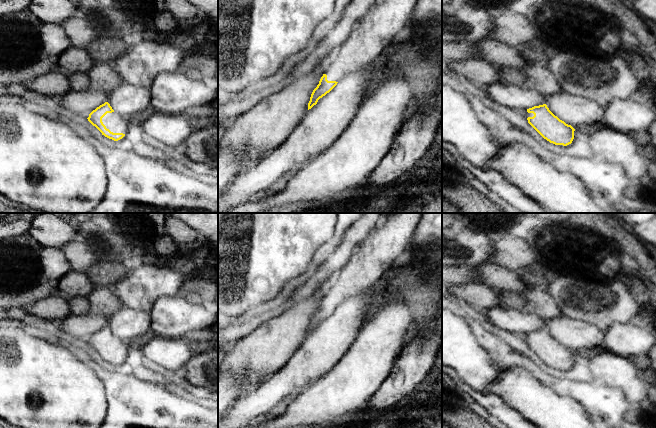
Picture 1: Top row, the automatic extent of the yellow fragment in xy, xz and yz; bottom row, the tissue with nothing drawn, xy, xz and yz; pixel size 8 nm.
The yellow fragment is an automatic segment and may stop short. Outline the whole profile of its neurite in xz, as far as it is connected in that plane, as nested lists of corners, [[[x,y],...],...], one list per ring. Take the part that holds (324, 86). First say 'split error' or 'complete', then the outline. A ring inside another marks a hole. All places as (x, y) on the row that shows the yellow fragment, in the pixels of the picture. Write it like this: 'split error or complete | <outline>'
split error | [[[383,0],[374,3],[328,62],[319,84],[311,94],[308,110],[348,74],[365,65],[379,63],[385,48],[411,22],[417,2]]]

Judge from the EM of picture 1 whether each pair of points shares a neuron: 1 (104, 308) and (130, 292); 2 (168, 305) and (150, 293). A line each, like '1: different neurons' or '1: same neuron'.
1: different neurons
2: different neurons

